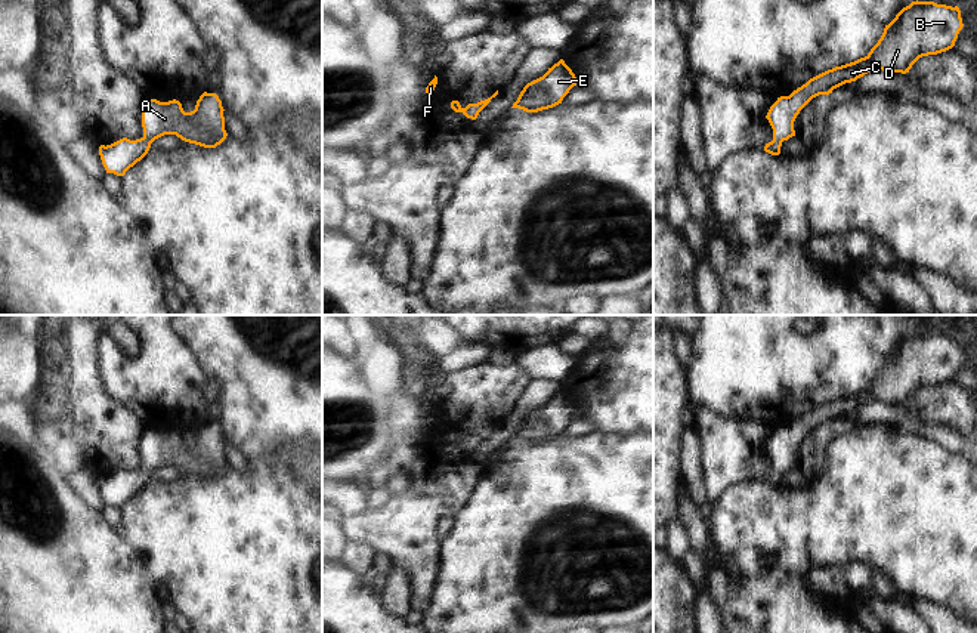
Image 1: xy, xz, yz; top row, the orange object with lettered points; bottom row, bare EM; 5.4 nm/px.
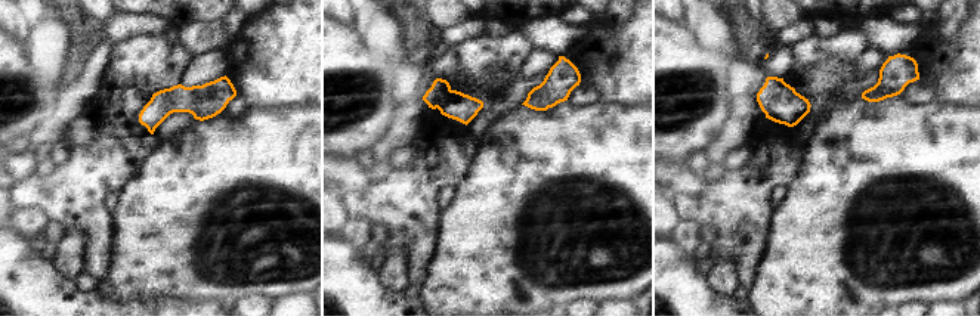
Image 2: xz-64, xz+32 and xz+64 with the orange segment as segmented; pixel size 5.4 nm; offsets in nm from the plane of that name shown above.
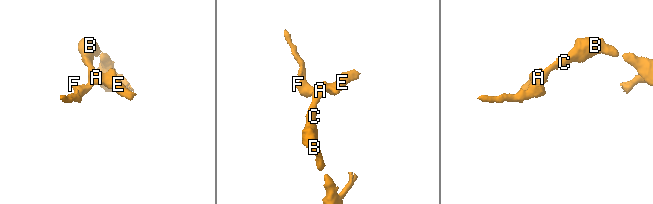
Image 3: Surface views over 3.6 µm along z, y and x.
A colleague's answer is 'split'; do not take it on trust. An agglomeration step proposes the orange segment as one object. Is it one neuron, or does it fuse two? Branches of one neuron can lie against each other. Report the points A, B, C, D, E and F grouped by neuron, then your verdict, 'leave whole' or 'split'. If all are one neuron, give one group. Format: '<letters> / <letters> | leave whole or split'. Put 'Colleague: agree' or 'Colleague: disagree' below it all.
A B C D E F | leave whole
Colleague: disagree

